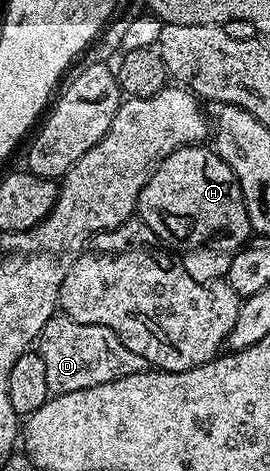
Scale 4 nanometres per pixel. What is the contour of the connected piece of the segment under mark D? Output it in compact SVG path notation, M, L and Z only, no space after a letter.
M56 314L49 322L45 322L37 341L37 351L41 362L45 362L45 379L49 381L49 390L52 394L69 394L73 390L101 386L122 376L146 372L149 368L147 360L141 358L141 354L133 354L133 350L129 350L129 346L125 346L121 338L113 334L113 330L100 324L82 324L62 314Z

